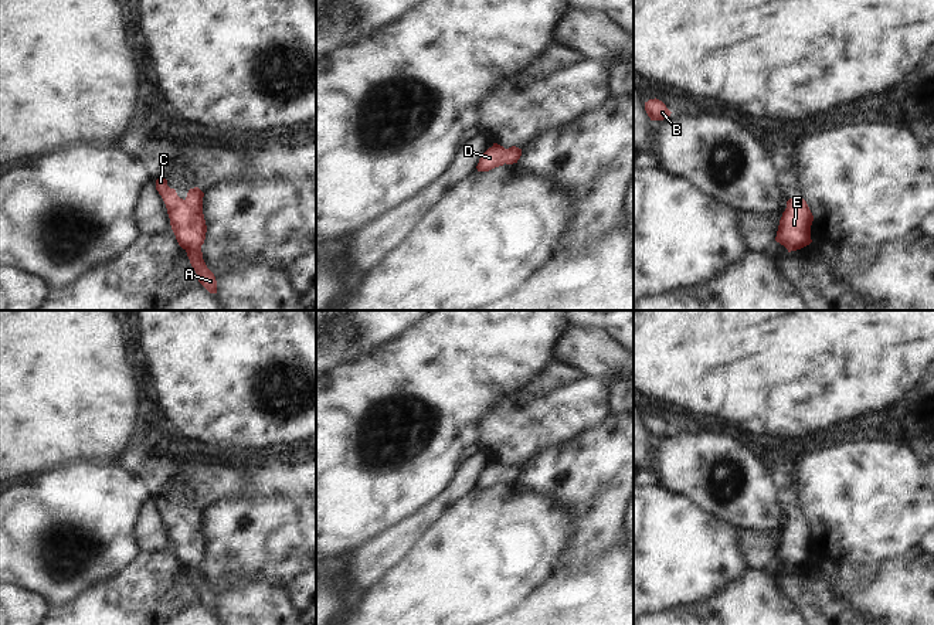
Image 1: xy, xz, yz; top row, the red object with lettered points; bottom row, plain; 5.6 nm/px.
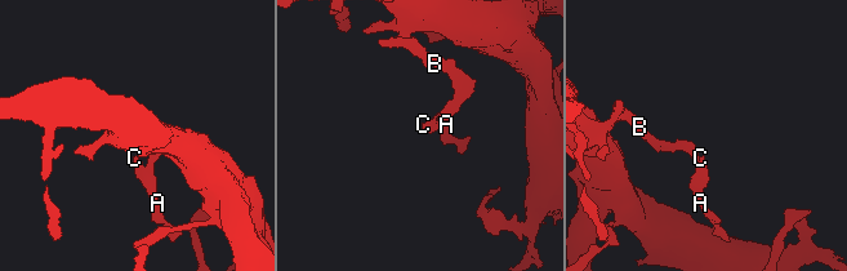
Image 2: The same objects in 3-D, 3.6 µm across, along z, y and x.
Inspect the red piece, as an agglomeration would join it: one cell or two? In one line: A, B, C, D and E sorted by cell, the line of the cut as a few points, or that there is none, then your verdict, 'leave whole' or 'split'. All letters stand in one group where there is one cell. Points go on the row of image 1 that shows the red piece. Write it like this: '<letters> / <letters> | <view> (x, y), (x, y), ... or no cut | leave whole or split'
A B C D E | no cut | leave whole

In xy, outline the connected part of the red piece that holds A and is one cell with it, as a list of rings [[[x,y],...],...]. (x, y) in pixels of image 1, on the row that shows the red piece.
[[[159,177],[156,190],[162,196],[171,230],[179,245],[187,252],[190,264],[198,276],[198,282],[210,292],[217,293],[217,281],[214,274],[207,268],[201,245],[206,240],[207,225],[203,214],[204,193],[198,188],[190,188],[183,200],[174,188],[167,186],[167,180]]]

